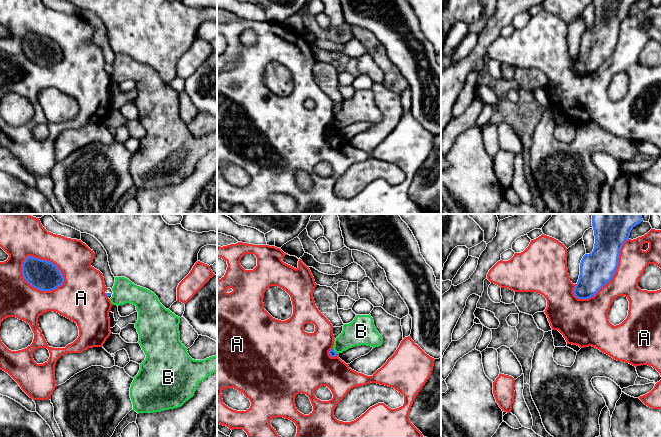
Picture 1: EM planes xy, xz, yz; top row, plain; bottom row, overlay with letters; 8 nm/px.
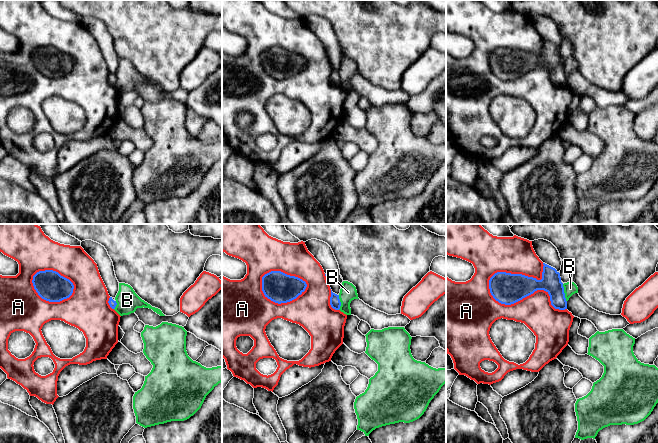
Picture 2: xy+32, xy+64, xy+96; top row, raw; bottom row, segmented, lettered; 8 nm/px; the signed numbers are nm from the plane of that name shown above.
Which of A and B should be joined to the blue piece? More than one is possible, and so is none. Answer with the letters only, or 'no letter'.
no letter

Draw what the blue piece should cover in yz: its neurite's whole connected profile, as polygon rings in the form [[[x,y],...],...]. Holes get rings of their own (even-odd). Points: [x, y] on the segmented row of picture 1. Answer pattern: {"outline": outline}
{"outline": [[[592,214],[595,244],[593,251],[585,254],[580,263],[580,275],[573,291],[578,299],[594,296],[613,278],[624,242],[629,239],[631,230],[642,221],[642,214]]]}

